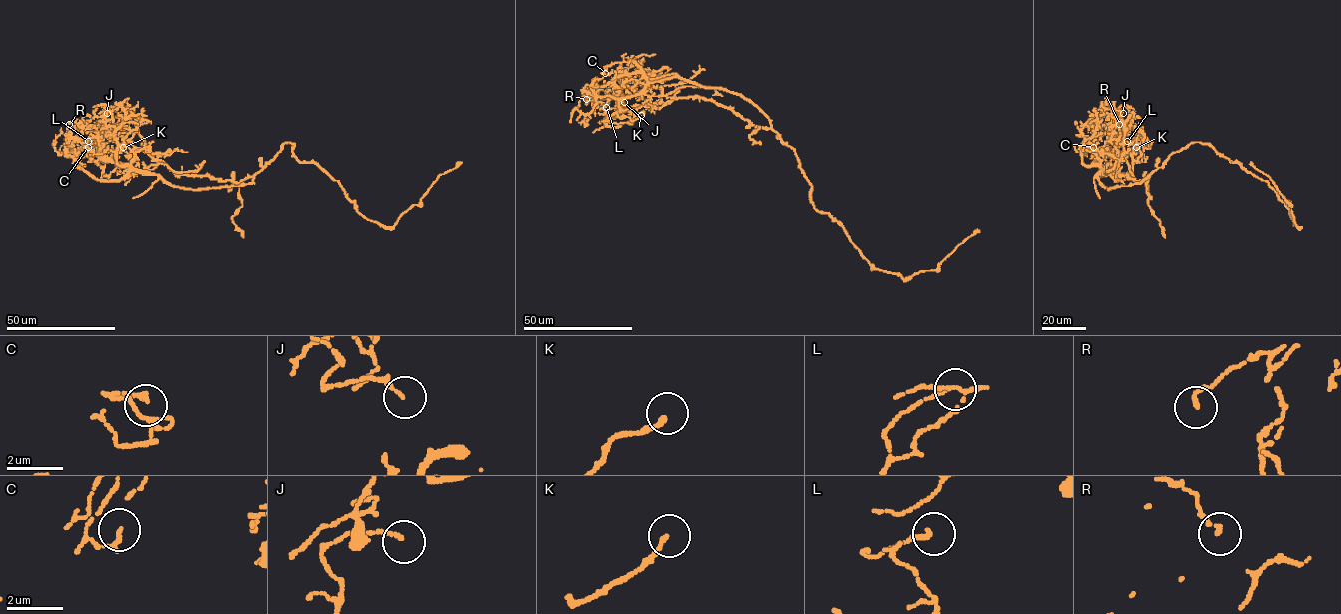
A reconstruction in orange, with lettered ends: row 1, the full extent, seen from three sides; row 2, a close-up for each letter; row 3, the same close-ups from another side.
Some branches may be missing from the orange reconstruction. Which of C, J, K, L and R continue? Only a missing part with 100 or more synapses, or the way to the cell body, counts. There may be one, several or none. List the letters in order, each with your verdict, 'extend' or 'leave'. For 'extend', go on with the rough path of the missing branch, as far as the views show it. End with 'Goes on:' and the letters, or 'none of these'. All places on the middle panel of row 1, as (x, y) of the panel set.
C: leave
J: leave
K: leave
L: leave
R: leave
Goes on: none of these

